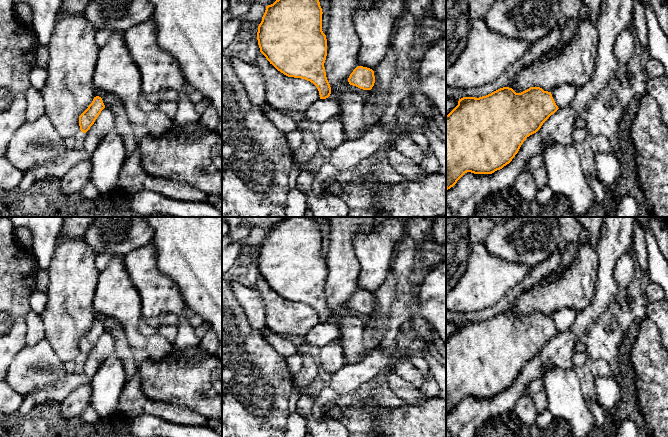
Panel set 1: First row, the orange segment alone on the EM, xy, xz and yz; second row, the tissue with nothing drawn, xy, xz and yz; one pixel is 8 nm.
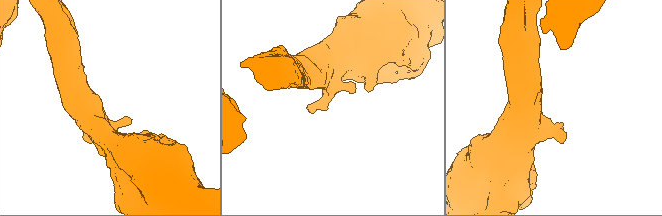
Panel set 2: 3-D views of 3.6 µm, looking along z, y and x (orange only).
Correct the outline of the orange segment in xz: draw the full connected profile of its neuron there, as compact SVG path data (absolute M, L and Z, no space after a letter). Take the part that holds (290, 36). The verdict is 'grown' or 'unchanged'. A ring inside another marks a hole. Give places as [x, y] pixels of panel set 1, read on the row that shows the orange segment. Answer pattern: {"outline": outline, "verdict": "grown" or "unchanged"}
{"outline": "M276 0L266 6L257 40L260 52L278 71L288 77L310 81L317 87L320 99L326 99L331 87L324 67L327 39L322 31L322 14L319 0Z", "verdict": "unchanged"}

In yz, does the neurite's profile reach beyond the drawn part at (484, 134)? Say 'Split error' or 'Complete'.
Complete

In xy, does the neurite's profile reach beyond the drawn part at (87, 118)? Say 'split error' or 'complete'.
complete

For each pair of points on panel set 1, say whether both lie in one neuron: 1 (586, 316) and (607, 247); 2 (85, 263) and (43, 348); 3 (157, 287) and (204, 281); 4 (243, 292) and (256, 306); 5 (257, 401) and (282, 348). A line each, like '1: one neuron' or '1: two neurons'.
1: one neuron
2: two neurons
3: two neurons
4: one neuron
5: two neurons

